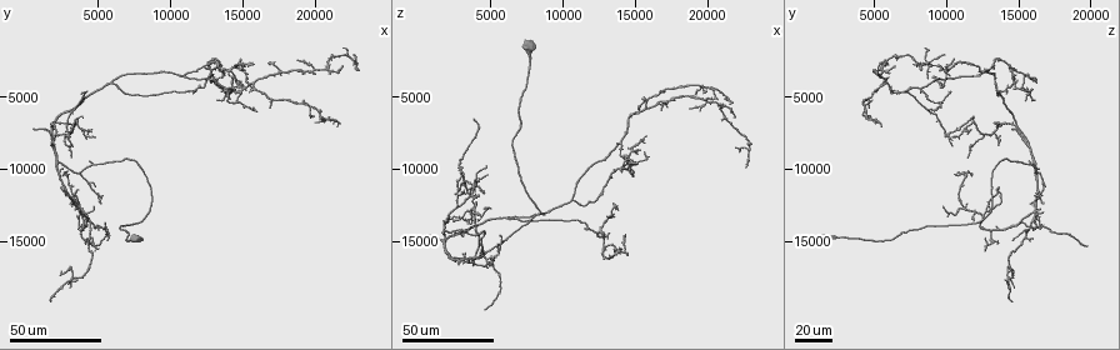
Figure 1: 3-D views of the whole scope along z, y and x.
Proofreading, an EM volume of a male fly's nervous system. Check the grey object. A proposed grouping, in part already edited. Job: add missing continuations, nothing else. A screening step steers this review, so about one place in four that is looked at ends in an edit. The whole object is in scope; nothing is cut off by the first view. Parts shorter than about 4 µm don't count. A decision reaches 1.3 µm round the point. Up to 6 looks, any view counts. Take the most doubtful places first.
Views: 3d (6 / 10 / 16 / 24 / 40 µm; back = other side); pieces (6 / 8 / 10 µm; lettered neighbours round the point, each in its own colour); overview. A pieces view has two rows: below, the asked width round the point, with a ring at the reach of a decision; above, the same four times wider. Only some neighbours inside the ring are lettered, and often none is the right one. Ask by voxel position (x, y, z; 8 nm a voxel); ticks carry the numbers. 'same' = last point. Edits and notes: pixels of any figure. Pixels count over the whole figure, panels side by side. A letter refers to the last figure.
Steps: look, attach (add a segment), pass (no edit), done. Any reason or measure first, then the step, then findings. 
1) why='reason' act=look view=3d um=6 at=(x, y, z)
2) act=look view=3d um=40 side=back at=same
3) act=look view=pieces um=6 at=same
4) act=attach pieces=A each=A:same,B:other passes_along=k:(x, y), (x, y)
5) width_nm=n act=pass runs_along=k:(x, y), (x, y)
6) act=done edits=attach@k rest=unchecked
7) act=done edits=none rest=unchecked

act=look view=3d um=40 at=(400, 7200, 14400)

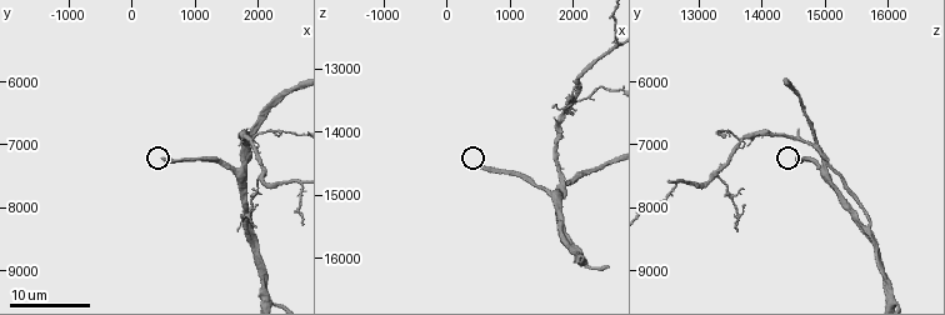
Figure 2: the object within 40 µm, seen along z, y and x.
why='what lies round it' act=look view=pieces um=6 at=(450, 7250, 14500)

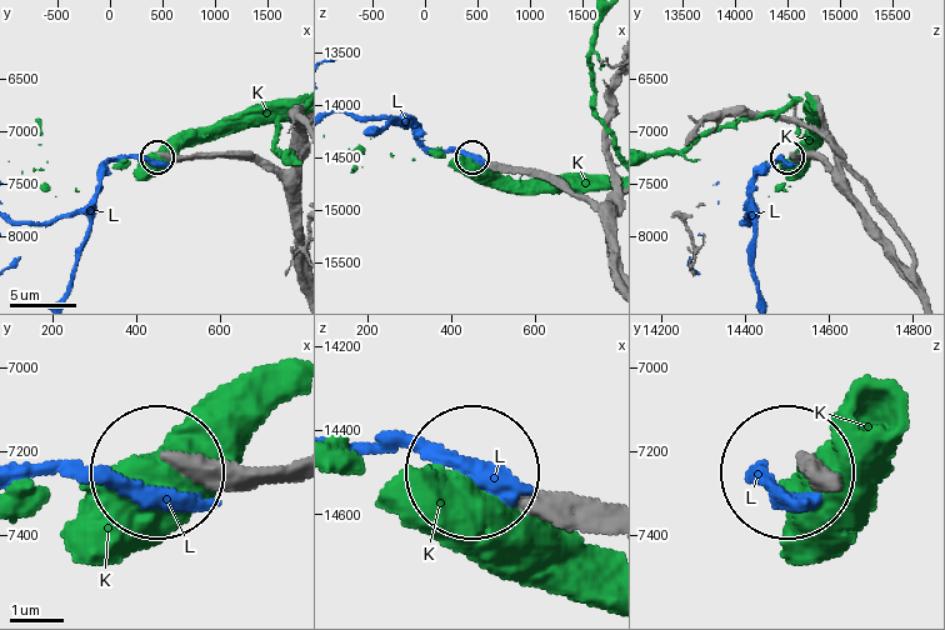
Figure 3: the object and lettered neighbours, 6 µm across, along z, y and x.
act=pass each=K:other,L:other runs_along=3:(608, 221), (583, 199), (543, 179), (476, 160) found='no lettered segment goes on from it'

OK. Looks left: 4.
why='an open end' act=look view=3d um=24 at=(3400, 11400, 13600)

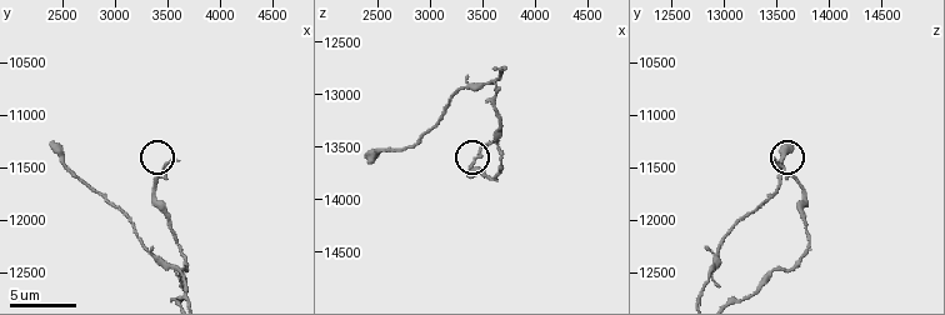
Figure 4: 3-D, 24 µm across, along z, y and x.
act=look view=pieces um=6 at=(3600, 11440, 13460)

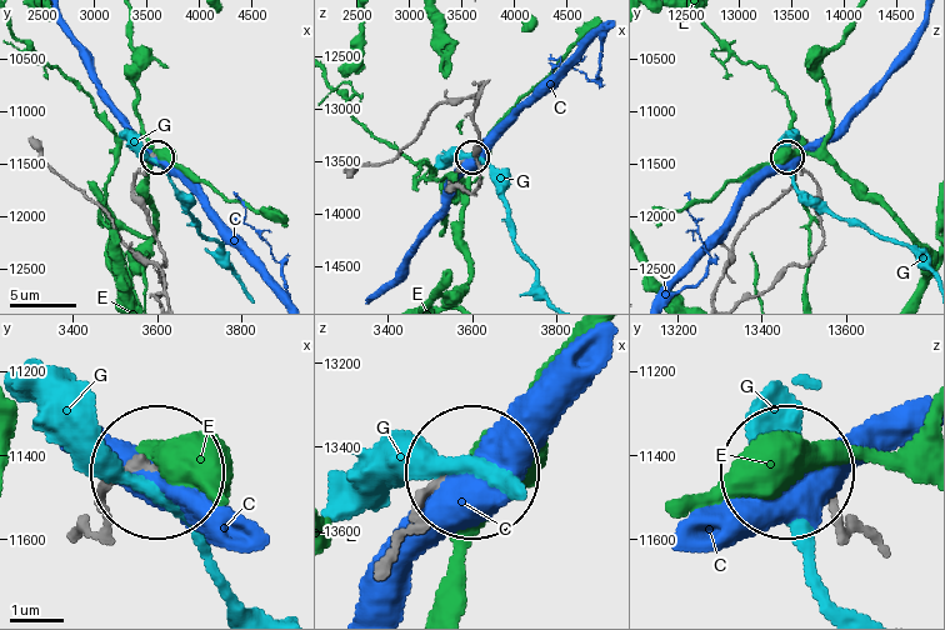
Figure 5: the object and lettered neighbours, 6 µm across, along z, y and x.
act=pass each=C:other,E:other,G:other runs_along=5:(394, 541), (461, 475) found='no lettered segment goes on from it'

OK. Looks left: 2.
why='free end' act=look view=3d um=40 at=(14400, 4600, 15800)

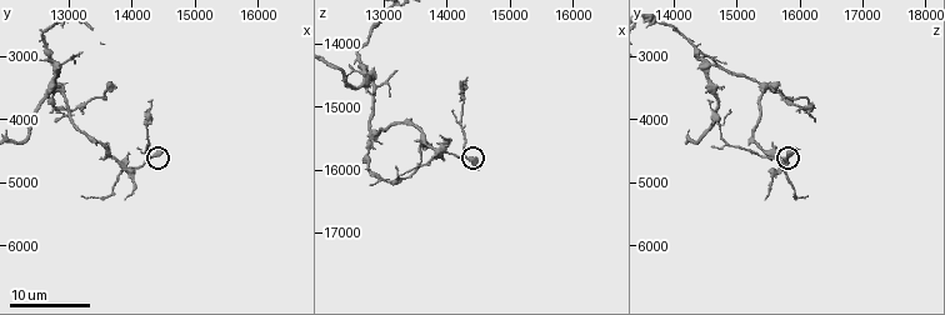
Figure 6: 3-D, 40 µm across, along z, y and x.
act=look view=pieces um=6 at=(14500, 4500, 15950)

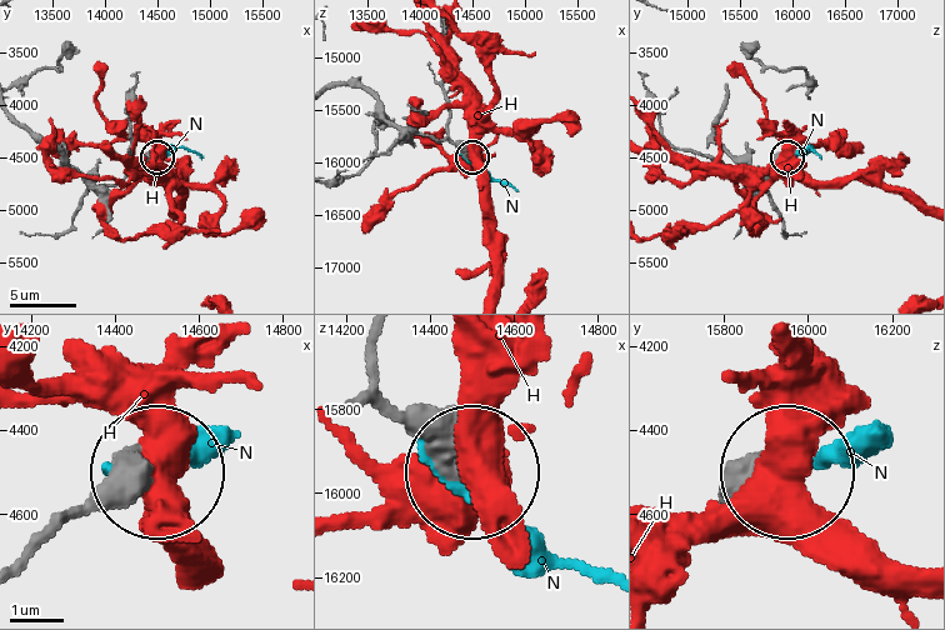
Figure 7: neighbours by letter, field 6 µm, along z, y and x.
act=pass each=H:other,N:other found='none of them fits'

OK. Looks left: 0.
act=done edits=none rest=unchecked

